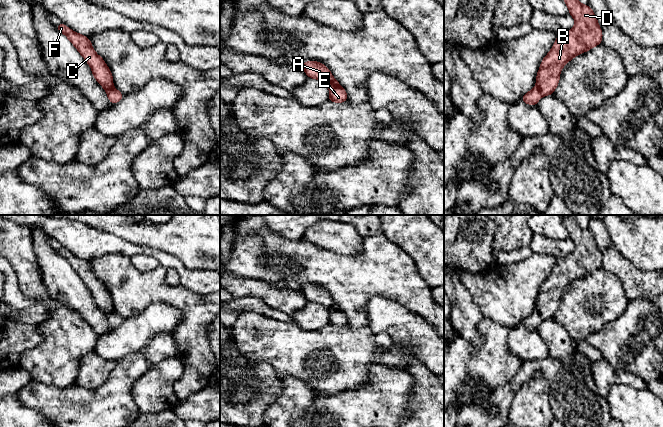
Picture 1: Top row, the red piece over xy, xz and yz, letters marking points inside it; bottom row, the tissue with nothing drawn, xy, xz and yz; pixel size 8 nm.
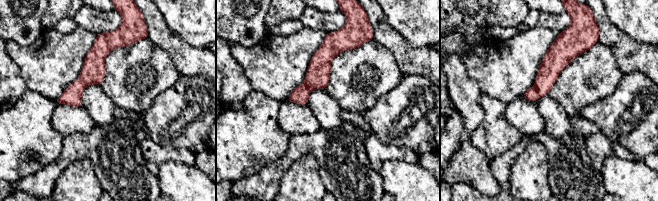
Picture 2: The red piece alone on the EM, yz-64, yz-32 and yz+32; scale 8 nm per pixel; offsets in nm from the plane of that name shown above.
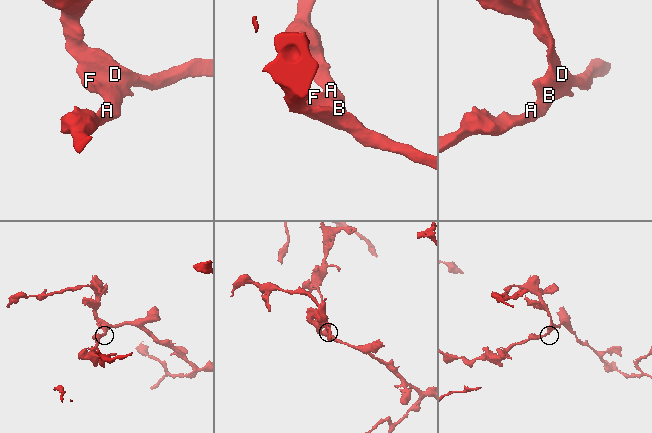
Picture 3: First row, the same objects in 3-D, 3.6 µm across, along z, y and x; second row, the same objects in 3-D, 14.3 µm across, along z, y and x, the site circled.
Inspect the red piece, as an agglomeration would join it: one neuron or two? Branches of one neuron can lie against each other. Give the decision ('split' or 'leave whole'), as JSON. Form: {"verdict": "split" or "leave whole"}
{"verdict": "leave whole"}

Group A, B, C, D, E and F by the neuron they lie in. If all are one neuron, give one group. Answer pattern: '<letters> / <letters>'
A B C D E F

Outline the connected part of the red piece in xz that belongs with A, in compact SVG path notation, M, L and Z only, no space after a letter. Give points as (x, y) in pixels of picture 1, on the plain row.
M307 285L302 288L308 302L325 306L329 311L329 325L343 327L347 325L347 316L342 312L337 304L334 303L330 294L322 287L317 285Z

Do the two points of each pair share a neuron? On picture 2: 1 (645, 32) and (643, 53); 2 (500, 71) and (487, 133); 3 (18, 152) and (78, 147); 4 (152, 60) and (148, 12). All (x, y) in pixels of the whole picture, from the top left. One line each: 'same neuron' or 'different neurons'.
1: different neurons
2: different neurons
3: different neurons
4: different neurons

